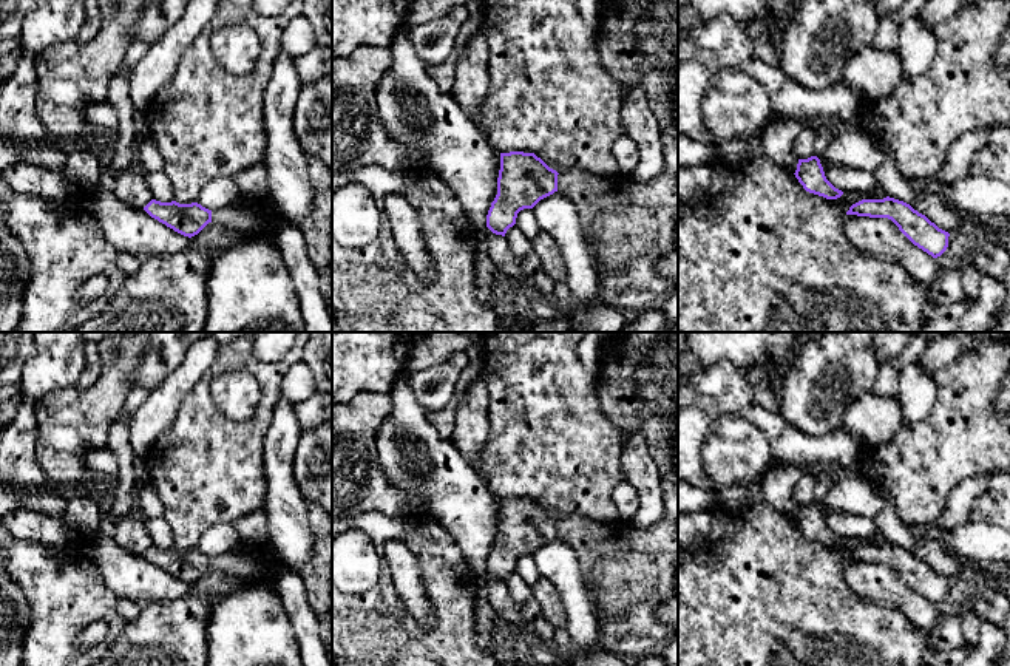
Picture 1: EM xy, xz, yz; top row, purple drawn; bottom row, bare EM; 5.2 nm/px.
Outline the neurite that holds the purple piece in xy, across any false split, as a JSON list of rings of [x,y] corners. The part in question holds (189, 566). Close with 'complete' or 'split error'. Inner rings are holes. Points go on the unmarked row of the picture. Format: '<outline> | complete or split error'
[[[267,539],[263,545],[241,541],[224,555],[208,556],[198,549],[179,550],[151,545],[144,556],[159,569],[184,583],[198,581],[208,569],[232,575],[249,586],[261,586],[273,590],[273,578],[284,566]]] | split error

